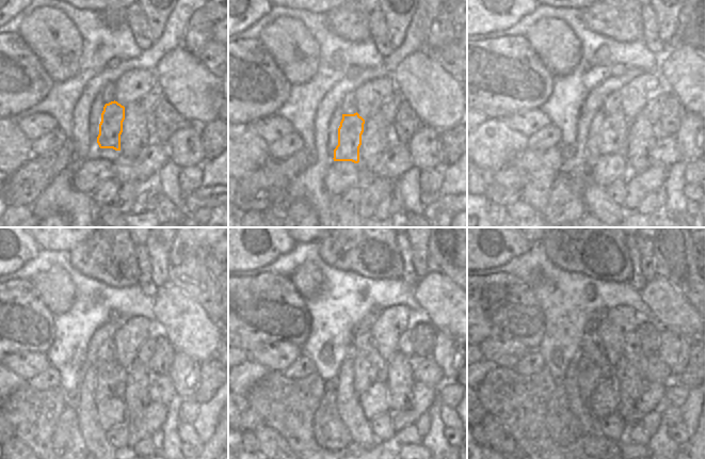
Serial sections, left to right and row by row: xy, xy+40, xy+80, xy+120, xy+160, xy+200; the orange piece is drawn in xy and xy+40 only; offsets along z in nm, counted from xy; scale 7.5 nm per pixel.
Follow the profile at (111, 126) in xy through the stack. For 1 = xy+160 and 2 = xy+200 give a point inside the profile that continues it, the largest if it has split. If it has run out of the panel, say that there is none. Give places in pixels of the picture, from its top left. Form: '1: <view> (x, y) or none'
1: xy+160 (348, 395)
2: xy+200 (594, 375)

